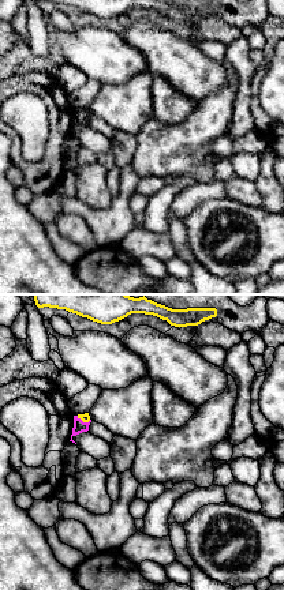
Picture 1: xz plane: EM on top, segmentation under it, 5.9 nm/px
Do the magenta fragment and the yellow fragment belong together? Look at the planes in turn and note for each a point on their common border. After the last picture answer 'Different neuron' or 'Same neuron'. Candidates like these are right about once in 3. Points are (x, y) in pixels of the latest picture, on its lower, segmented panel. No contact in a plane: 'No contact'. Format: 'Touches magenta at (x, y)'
Touches magenta at (82, 421)

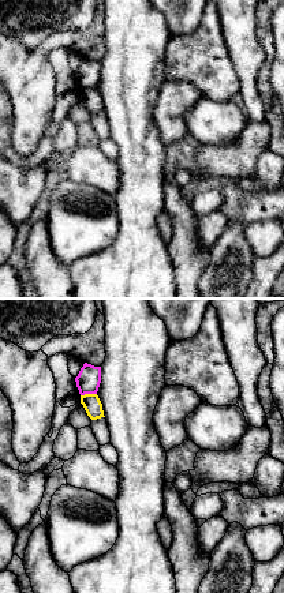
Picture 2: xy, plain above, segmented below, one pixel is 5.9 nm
Touches magenta at (88, 393)

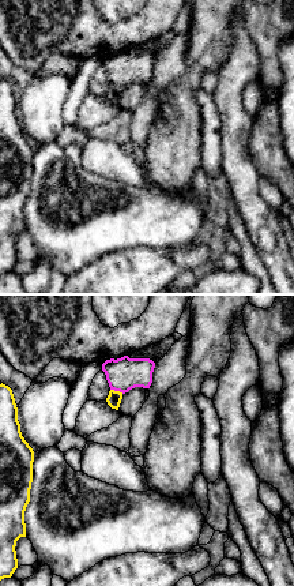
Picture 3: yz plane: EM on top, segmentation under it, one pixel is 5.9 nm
Touches magenta at (117, 390)

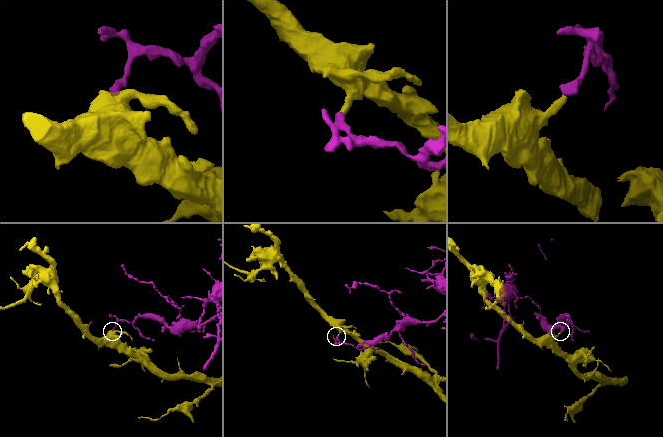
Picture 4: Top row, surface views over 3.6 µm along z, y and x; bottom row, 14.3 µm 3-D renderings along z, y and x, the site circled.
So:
Different neuron

